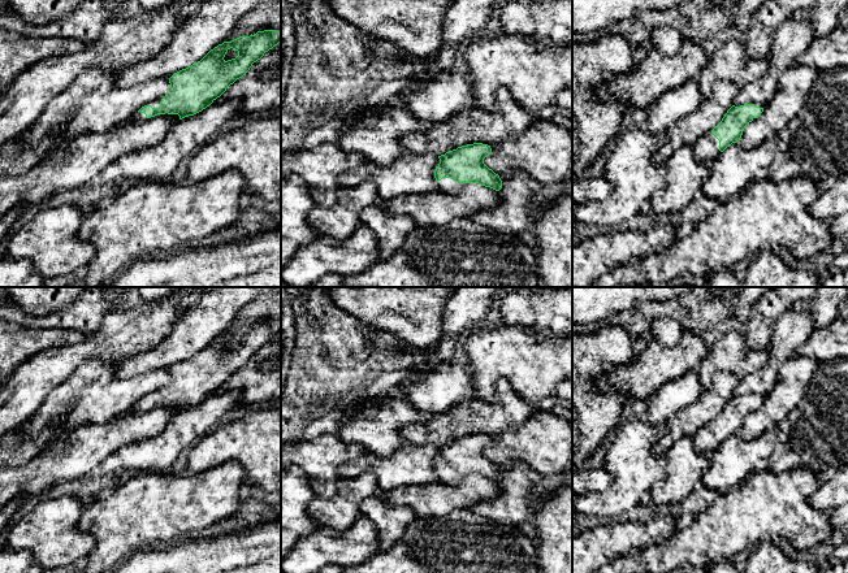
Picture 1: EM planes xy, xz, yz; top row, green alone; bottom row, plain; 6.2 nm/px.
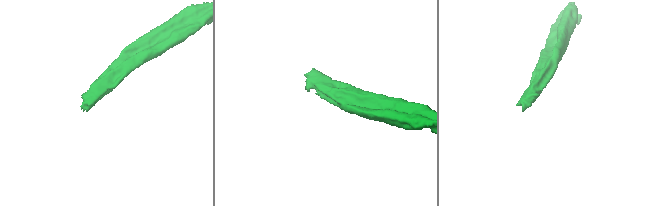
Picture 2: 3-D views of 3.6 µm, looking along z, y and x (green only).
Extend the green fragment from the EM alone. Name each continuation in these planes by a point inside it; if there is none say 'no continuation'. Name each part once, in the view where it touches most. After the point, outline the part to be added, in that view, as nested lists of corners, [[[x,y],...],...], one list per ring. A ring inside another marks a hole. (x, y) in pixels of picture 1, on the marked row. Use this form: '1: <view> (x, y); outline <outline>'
1: xz (448, 185); outline [[[442,178],[441,181],[437,182],[438,188],[445,192],[458,192],[460,191],[466,183],[458,183],[457,181],[451,178]]]

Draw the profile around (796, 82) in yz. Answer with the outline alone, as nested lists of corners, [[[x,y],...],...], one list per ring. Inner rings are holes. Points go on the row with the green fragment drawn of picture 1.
[[[797,64],[789,66],[761,116],[745,126],[739,140],[740,146],[752,149],[771,135],[779,135],[800,112],[818,74],[818,70],[810,66]]]

